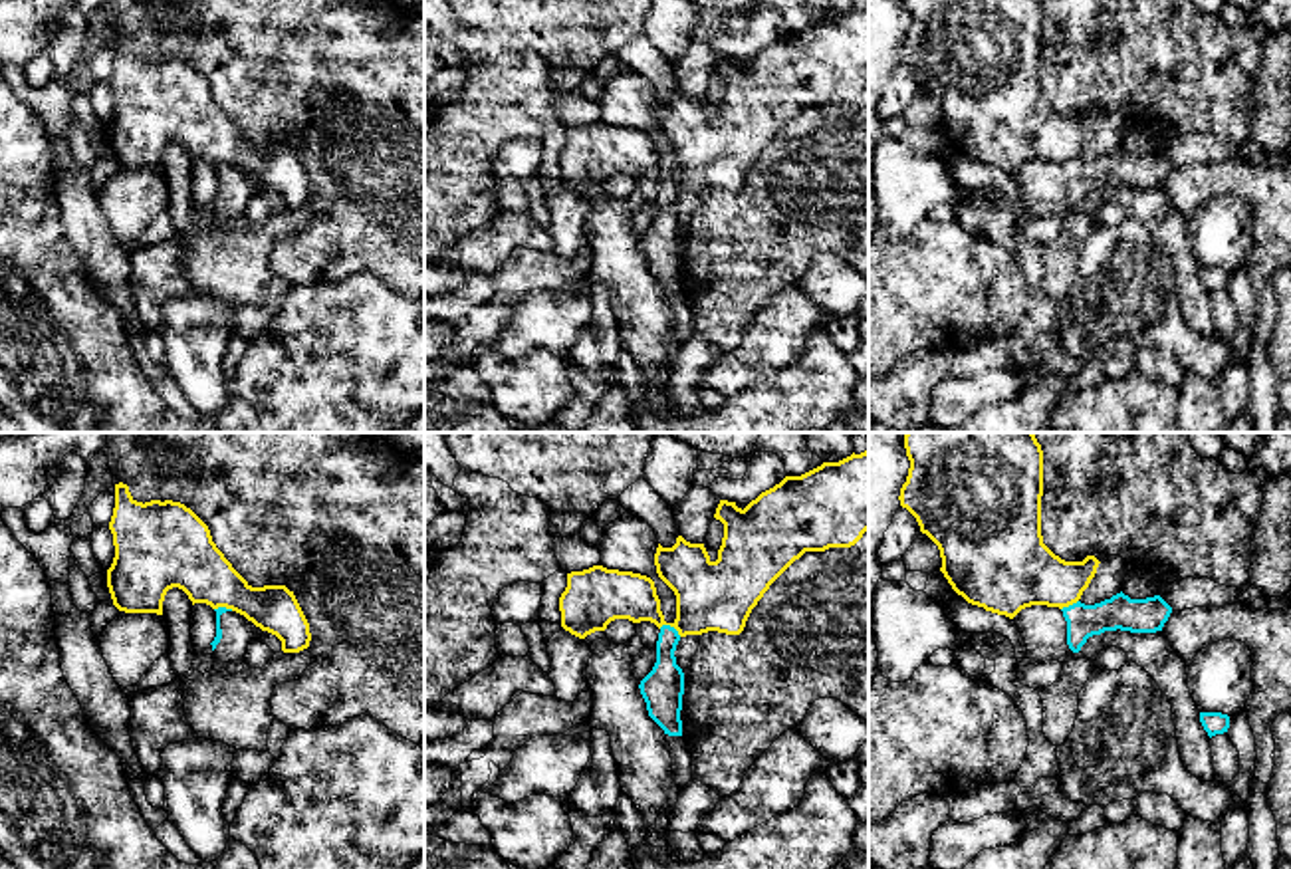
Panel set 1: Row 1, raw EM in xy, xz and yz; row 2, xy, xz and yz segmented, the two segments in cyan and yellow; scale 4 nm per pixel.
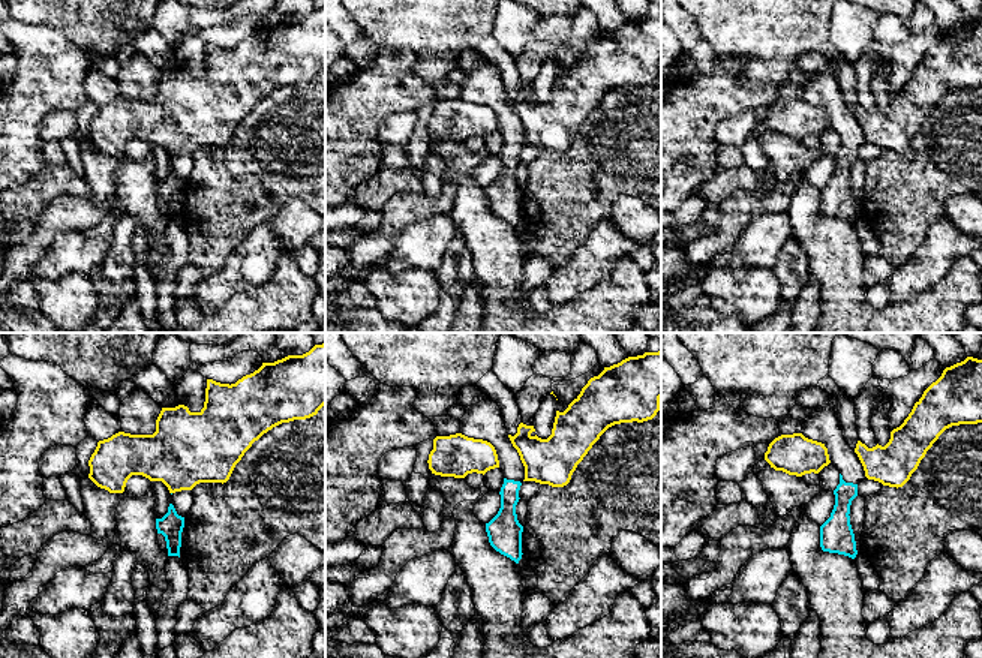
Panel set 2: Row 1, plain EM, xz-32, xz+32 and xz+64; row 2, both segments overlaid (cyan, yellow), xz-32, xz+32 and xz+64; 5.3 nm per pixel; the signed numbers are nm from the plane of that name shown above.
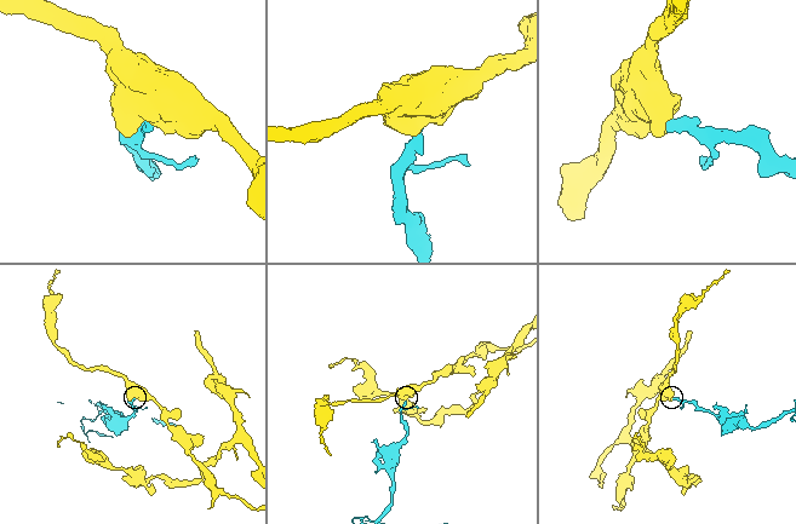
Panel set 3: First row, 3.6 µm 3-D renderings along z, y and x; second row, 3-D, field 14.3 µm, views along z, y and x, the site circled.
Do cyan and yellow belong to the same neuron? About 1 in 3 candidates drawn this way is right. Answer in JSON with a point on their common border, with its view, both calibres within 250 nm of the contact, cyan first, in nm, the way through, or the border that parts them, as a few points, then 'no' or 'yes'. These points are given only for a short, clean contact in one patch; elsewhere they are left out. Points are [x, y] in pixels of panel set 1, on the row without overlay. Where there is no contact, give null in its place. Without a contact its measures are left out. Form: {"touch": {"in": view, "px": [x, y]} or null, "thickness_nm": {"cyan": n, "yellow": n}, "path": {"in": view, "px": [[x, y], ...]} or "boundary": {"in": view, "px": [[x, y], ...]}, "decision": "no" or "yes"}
{"touch": {"in": "xz", "px": [669, 181]}, "thickness_nm": {"cyan": 170, "yellow": 280}, "boundary": {"in": "xz", "px": [[659, 183], [671, 181], [681, 191]]}, "decision": "no"}

